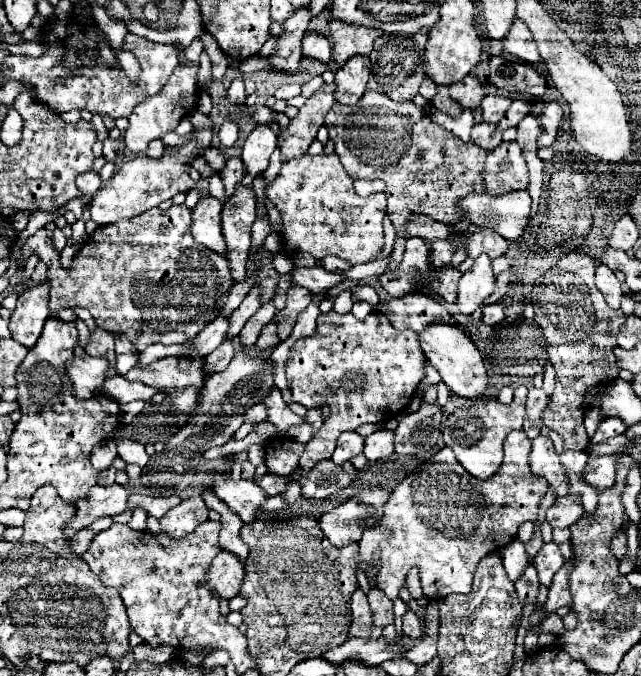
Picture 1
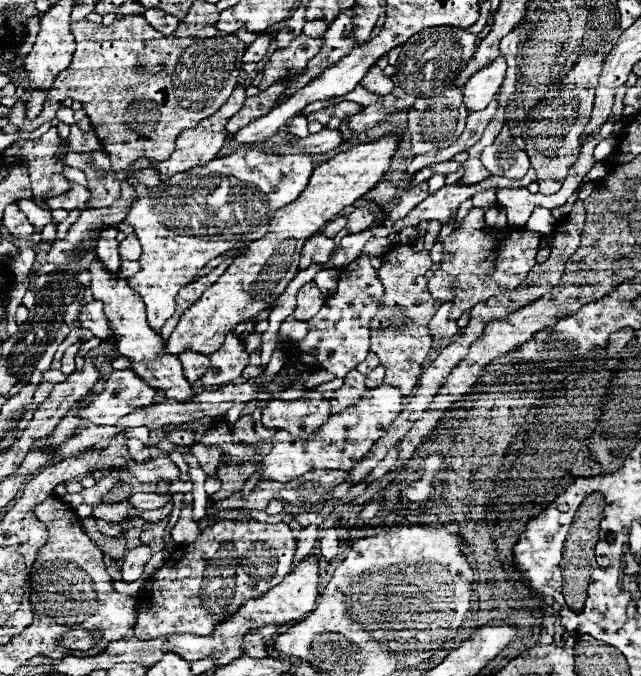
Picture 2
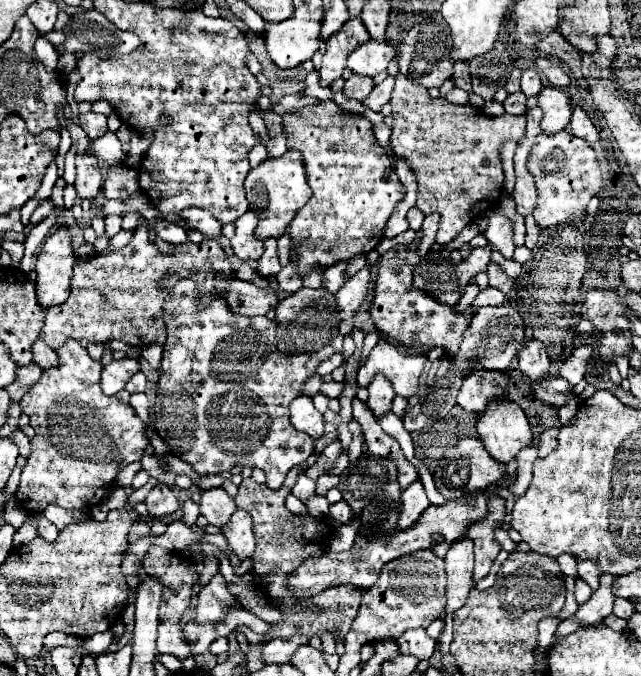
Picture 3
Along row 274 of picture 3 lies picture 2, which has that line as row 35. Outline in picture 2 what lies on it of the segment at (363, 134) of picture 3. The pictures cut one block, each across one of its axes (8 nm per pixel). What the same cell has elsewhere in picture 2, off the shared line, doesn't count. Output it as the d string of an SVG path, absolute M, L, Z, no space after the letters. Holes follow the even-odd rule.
M300 34L298 38L292 40L288 48L276 50L262 70L264 76L262 82L258 84L258 90L264 92L274 82L282 82L282 80L290 80L292 76L298 76L302 70L306 70L308 60L318 54L320 46L322 46L322 38L314 40Z

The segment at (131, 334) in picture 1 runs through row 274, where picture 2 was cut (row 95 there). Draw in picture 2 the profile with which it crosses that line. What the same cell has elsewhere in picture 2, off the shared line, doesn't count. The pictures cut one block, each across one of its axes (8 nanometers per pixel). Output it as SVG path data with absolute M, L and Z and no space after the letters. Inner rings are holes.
M122 16L108 26L80 20L72 22L70 28L76 38L76 52L70 66L56 76L42 114L36 120L26 120L24 102L18 100L12 106L12 114L8 116L8 120L18 126L18 130L32 132L42 124L54 120L58 108L66 98L80 100L94 126L94 132L98 134L100 144L104 146L104 152L110 156L114 172L126 170L130 168L130 164L142 158L148 158L152 162L162 162L164 158L168 158L174 152L176 136L182 130L198 126L200 120L218 112L226 104L226 98L230 98L238 84L240 72L234 70L240 70L242 56L246 52L246 44L242 40L238 40L234 34L222 34L216 26L198 26L188 38L164 38L144 20L144 16Z

